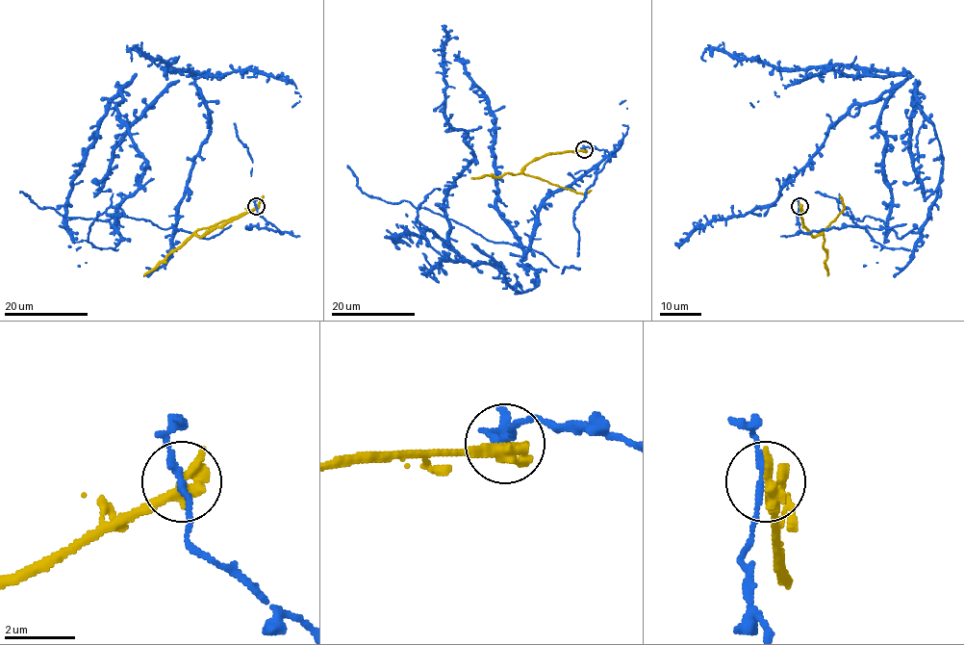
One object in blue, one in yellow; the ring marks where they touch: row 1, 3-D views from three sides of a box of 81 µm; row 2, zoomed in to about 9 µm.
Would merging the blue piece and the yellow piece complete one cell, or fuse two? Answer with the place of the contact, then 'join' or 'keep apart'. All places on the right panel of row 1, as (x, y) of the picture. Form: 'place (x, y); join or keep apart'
place (799, 206); keep apart

